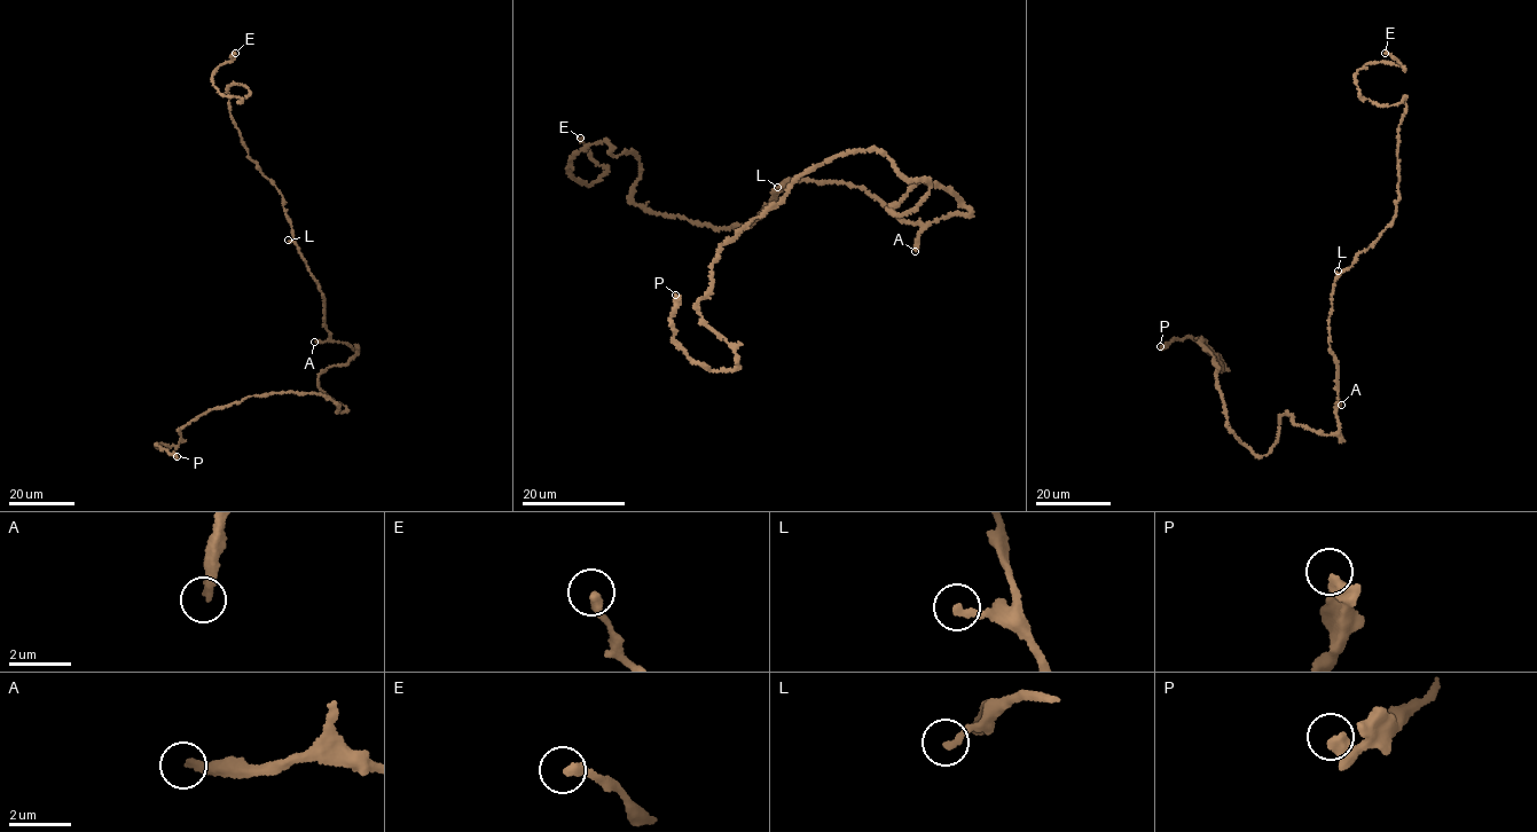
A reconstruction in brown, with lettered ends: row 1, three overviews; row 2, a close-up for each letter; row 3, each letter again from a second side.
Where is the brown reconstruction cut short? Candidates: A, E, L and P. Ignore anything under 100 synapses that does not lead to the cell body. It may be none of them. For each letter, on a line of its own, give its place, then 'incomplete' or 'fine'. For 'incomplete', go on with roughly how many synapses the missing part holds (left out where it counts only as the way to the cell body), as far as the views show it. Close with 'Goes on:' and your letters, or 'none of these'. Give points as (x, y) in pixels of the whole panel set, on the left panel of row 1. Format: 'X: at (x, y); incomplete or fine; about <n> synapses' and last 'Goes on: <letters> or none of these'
A: at (314, 342); incomplete; about 200 synapses
E: at (235, 53); fine
L: at (288, 240); fine
P: at (177, 456); fine
Goes on: A

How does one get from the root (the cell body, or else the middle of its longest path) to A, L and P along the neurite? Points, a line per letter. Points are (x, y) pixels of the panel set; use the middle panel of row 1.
A: (940, 220), (923, 229), (915, 251)
L: (940, 220), (925, 226), (919, 221), (907, 221), (863, 188), (845, 182), (793, 179), (777, 187)
P: (940, 220), (853, 150), (721, 244), (737, 367), (675, 295)

